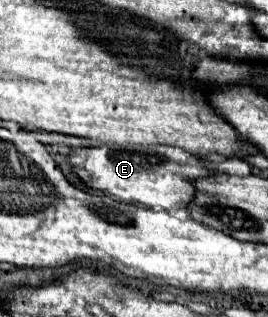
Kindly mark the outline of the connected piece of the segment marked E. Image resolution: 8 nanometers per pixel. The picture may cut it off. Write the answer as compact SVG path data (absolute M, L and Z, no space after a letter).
M101 144L73 152L73 172L87 184L87 188L115 196L123 202L139 202L143 206L159 206L167 212L183 210L193 204L197 192L195 182L201 176L217 176L215 168L207 166L205 158L187 154L175 146L133 146L133 144Z

